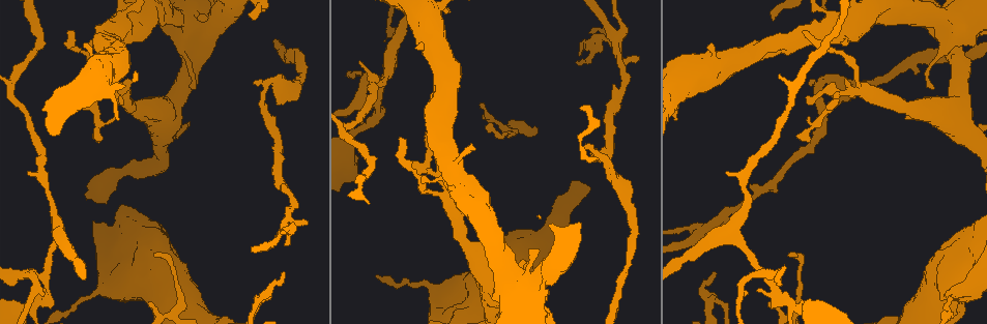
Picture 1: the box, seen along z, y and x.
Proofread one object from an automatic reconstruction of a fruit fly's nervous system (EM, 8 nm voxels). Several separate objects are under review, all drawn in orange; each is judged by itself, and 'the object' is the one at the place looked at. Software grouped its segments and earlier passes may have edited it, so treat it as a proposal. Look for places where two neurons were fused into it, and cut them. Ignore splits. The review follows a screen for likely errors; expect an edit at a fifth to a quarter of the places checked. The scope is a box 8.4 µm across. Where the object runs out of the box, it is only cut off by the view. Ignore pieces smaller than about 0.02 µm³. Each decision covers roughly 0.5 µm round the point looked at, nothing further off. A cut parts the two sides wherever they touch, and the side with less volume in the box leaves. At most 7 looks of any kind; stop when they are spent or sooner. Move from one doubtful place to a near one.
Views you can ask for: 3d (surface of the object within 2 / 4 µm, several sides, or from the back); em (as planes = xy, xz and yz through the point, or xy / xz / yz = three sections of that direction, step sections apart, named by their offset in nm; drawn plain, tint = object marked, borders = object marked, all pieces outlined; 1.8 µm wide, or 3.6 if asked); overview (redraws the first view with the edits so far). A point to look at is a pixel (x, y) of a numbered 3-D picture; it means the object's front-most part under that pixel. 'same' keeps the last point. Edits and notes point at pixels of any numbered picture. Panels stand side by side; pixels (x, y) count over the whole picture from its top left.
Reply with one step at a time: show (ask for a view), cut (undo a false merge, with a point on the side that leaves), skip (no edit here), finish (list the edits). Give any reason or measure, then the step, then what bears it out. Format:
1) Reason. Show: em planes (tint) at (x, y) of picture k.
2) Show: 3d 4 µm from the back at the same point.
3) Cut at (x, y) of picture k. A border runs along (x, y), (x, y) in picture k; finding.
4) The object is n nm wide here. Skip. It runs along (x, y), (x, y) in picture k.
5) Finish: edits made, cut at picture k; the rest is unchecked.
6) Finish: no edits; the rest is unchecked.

Sudden change in width. Show: em 3.6 µm planes (tint) at (200, 25) of picture 1.

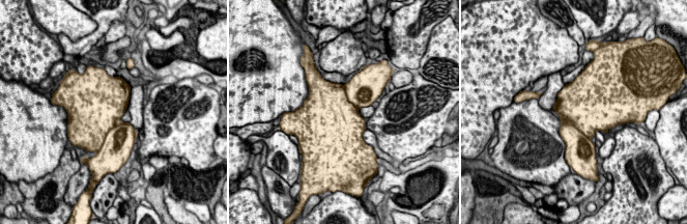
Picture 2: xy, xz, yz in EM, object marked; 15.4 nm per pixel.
Cut at (584, 114) of picture 2. A border runs along (561, 119), (573, 124), (590, 139) in picture 2; two neurons meet here.

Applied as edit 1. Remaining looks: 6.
Redraw. Show: overview.

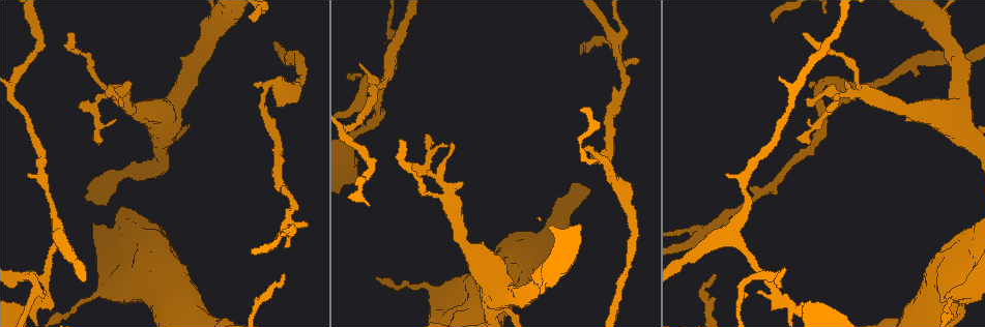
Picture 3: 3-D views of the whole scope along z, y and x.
Thick turns thin. Show: em yz step 16 (tint) at (507, 310) of picture 3.

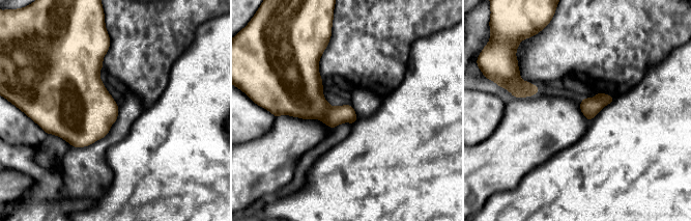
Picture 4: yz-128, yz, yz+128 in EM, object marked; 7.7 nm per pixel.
Show: em planes (tint) at the same point.

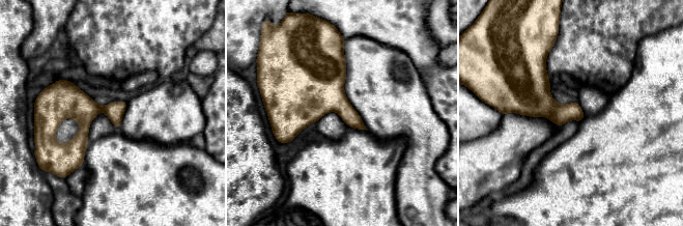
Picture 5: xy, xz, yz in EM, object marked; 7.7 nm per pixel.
Skip. All the same neuron.

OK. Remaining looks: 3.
Thick turns thin. Show: 3d 2 µm from the back at (448, 199) of picture 3.

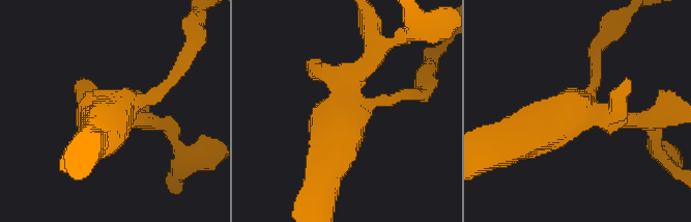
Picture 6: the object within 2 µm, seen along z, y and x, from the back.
Need the tissue. Show: em xy step 16 (tint) at (580, 105) of picture 6.

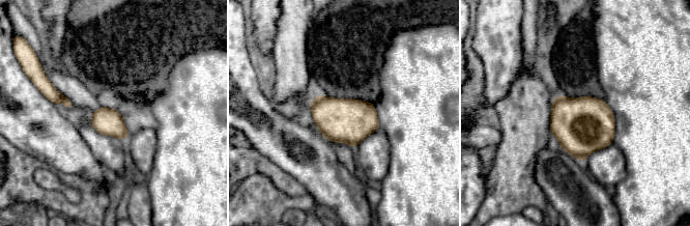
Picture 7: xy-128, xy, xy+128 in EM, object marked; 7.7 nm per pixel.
Show: em planes (borders) at the same point.

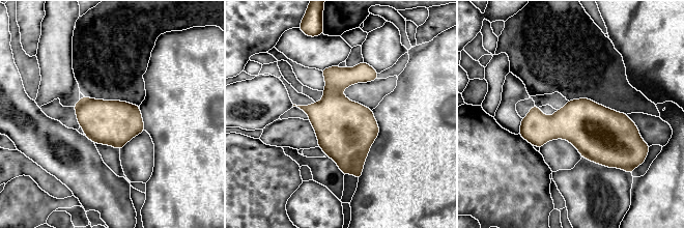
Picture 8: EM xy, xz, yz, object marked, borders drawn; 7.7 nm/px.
The object is 360 nm wide here. Skip. All the same neuron.

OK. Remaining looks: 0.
Finish: edits made, cut at picture 2; the rest is unchecked.

